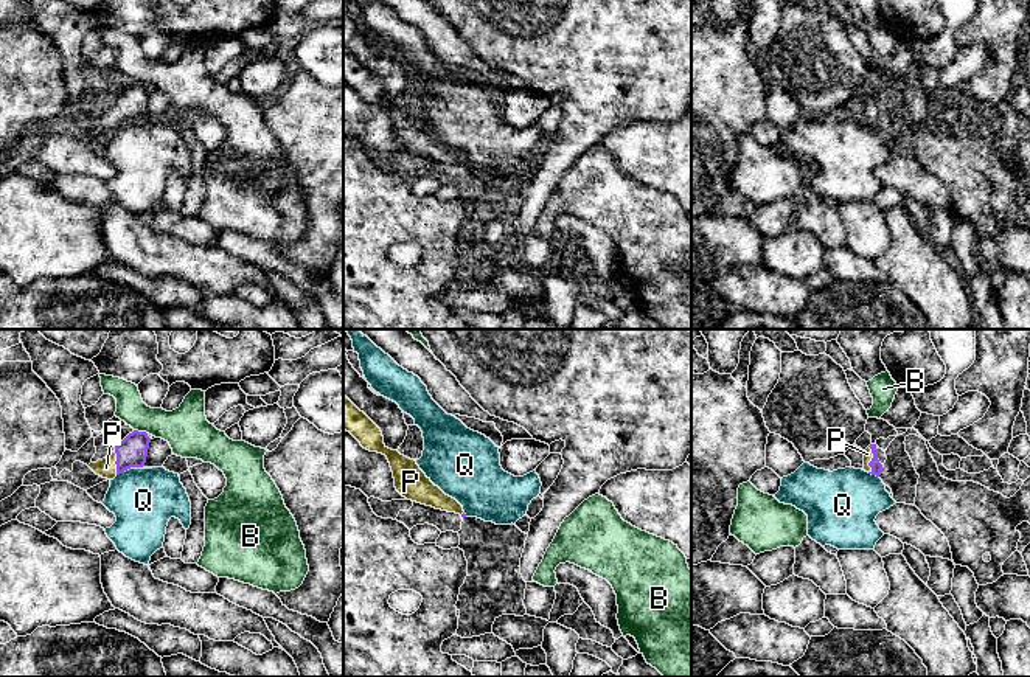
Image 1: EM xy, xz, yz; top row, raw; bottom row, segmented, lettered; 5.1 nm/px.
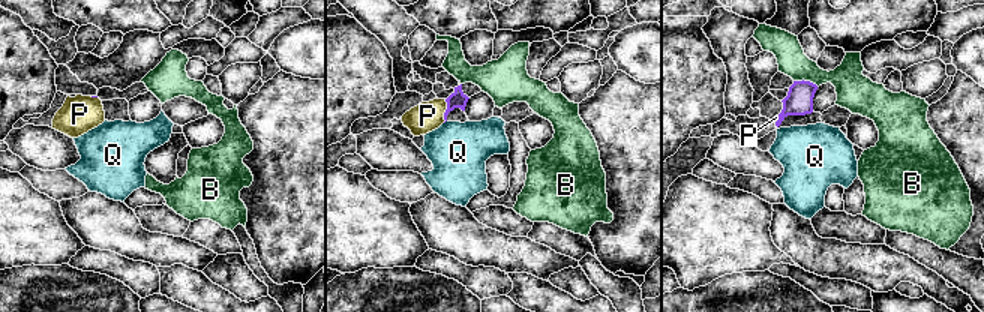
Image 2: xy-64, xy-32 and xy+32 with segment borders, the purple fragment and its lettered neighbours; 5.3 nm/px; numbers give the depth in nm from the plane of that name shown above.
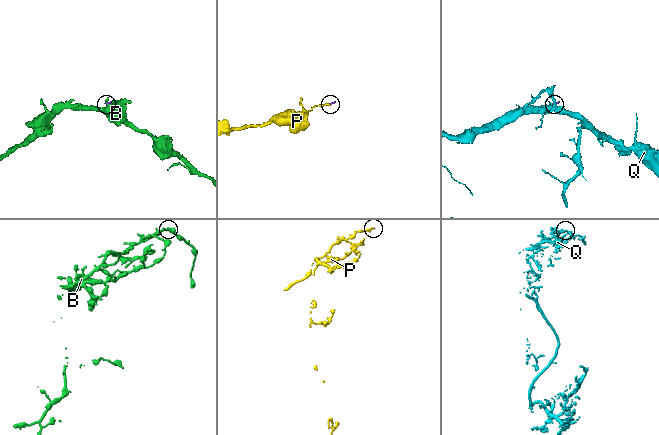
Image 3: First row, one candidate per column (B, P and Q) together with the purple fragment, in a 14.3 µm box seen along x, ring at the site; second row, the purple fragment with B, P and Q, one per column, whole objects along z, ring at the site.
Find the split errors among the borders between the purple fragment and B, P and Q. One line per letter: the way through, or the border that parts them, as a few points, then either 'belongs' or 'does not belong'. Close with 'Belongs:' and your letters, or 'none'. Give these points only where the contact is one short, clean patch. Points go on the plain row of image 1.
B: does not belong
P: runs through yz (875, 117), (872, 112), (867, 106); belongs
Q: border along yz (867, 124), (878, 129); does not belong
Belongs: P

